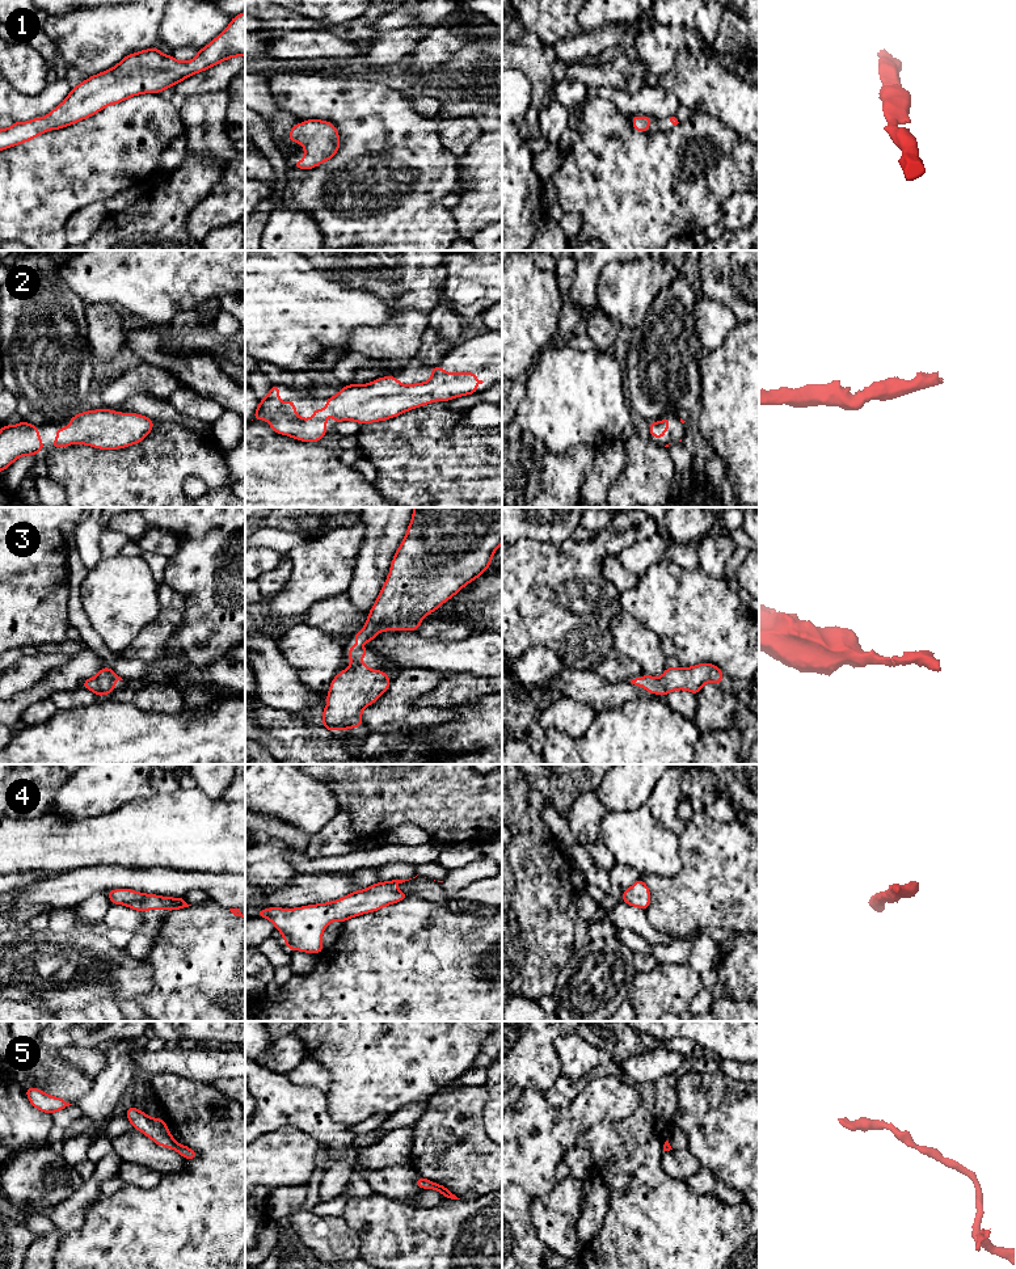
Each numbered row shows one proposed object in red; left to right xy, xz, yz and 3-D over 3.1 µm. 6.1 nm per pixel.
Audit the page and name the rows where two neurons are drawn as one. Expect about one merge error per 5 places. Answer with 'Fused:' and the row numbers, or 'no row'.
Fused: no row

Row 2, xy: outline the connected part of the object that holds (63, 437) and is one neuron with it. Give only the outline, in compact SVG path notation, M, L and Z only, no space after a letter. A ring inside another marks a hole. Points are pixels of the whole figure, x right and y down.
M102 408L71 417L69 427L56 430L52 448L88 444L101 450L117 450L140 443L152 430L153 421L135 413L118 413Z

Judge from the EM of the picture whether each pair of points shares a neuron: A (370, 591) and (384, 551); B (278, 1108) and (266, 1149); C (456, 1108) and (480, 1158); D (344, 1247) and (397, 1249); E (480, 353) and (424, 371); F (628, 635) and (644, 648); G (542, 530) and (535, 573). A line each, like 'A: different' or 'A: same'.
A: same
B: different
C: same
D: different
E: same
F: same
G: different

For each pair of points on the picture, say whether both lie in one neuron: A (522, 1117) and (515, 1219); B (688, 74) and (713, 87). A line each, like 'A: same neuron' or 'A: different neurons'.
A: same neuron
B: same neuron

